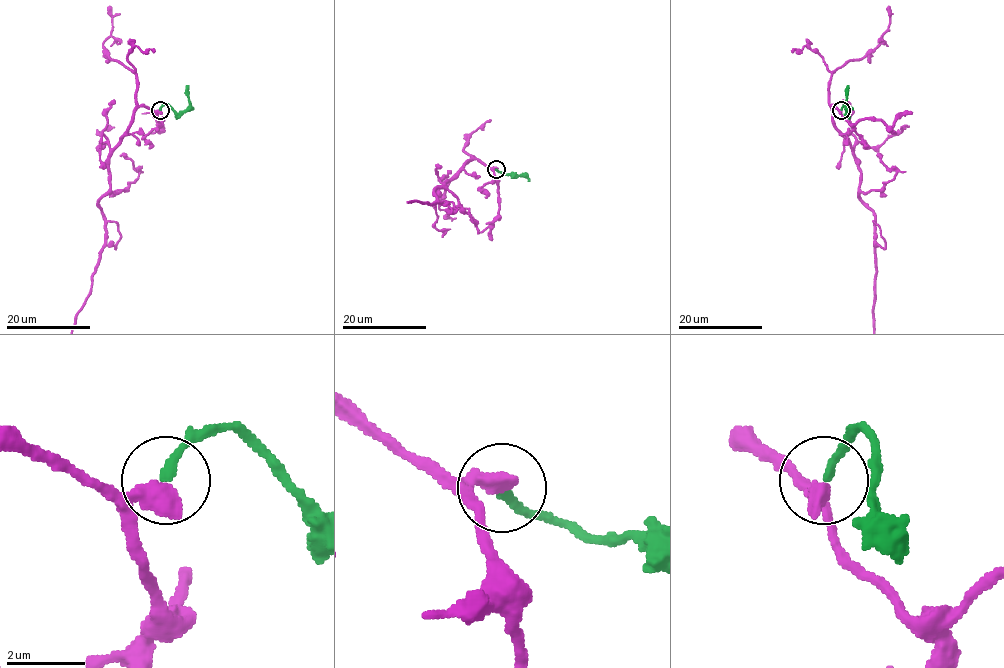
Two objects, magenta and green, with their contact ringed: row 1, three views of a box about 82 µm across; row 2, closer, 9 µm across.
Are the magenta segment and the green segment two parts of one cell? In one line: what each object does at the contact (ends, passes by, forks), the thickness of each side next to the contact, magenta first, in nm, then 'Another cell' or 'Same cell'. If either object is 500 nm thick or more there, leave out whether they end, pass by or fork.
Thickness 550 nm (magenta) against 200 nm. Another cell

